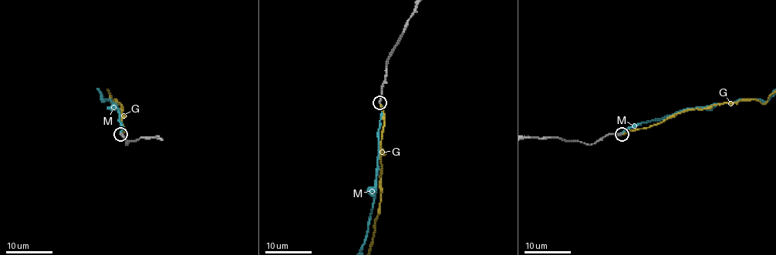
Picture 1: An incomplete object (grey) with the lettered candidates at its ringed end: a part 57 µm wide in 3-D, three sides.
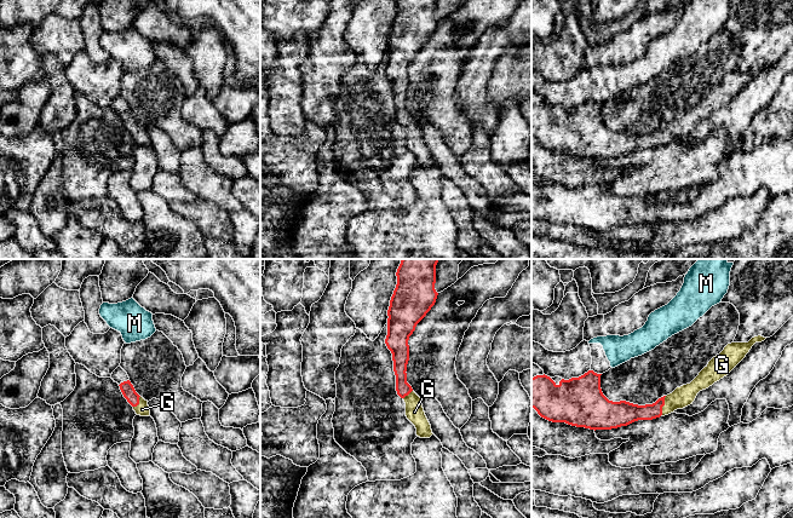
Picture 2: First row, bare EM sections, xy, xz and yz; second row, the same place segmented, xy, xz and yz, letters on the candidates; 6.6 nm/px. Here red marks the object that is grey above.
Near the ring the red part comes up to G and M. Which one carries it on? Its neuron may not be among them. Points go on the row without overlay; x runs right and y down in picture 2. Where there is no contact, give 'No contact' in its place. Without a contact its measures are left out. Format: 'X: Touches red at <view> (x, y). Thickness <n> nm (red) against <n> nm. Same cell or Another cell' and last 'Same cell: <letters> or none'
G: Touches red at yz (664, 133). Thickness 140 nm (red) against 140 nm. Same cell
M: No contact. Another cell
Same cell: G

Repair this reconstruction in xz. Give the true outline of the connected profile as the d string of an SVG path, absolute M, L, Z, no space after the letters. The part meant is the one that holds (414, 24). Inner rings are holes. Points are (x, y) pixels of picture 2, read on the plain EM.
M397 0L397 13L387 39L387 64L385 73L392 82L397 123L406 132L406 145L415 155L416 165L430 167L433 162L425 144L421 127L407 111L409 65L416 53L435 34L436 0Z

